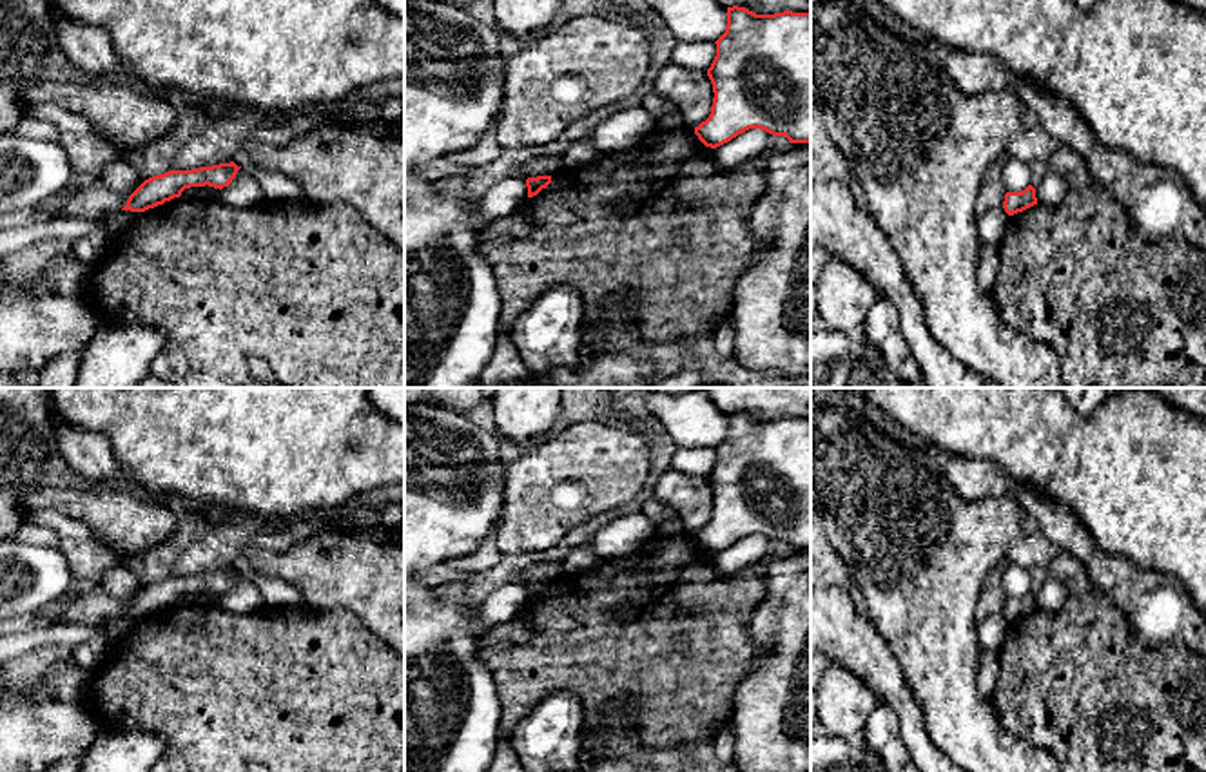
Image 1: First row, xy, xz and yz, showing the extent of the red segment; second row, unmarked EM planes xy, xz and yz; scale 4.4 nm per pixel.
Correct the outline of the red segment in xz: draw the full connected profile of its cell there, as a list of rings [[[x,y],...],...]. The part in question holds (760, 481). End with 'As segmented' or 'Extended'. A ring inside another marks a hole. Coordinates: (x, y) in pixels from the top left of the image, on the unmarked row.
[[[733,411],[727,413],[725,439],[715,449],[716,462],[707,475],[715,504],[709,524],[695,533],[698,545],[716,555],[749,535],[762,535],[791,549],[811,549],[811,419],[756,420]]]. As segmented

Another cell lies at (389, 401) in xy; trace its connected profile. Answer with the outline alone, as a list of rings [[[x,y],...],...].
[[[368,388],[368,400],[379,413],[404,424],[404,388]]]

